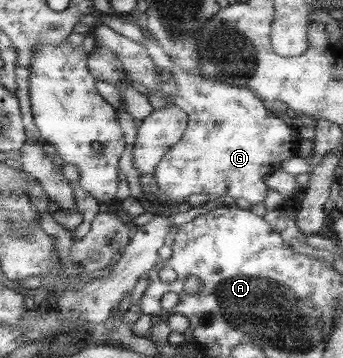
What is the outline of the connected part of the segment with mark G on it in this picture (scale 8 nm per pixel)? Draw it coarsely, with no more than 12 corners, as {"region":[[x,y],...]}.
{"region":[[179,67],[188,114],[153,172],[168,205],[191,194],[264,202],[300,138],[255,92]]}

